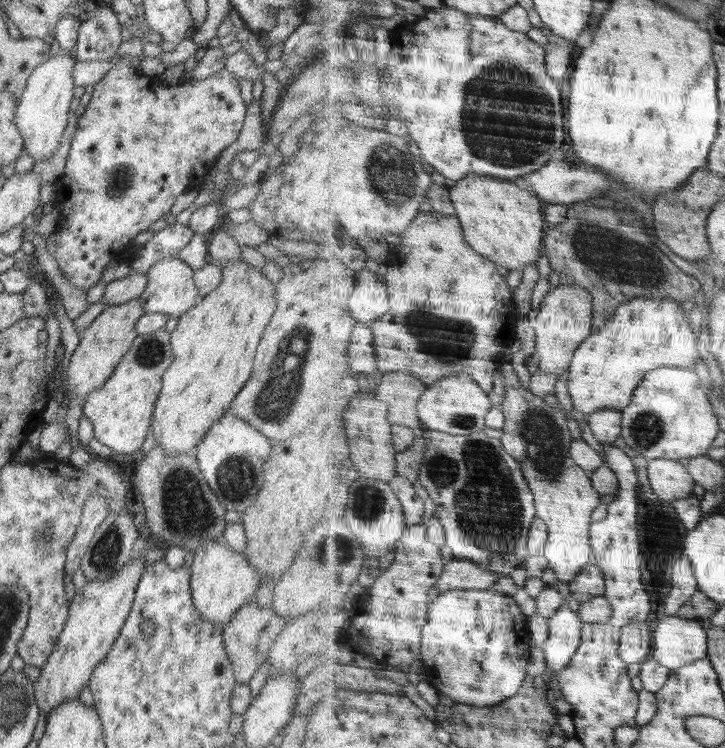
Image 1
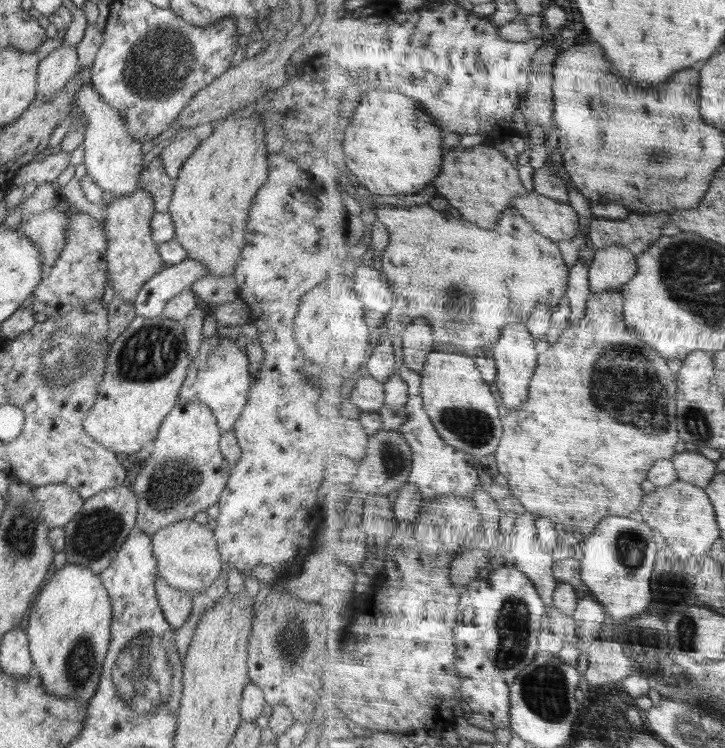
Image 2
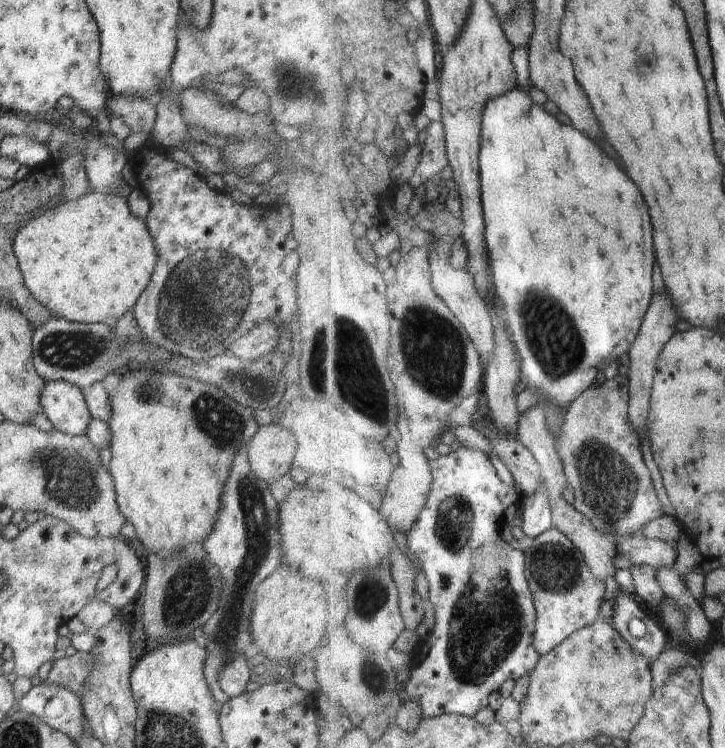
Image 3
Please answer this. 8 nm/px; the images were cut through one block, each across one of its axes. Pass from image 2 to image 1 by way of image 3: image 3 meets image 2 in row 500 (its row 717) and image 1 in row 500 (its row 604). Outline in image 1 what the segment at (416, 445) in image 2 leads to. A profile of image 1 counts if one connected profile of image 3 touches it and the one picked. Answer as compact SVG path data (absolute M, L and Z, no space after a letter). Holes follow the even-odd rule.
M425 428L424 431L430 446L421 466L420 480L436 504L434 515L445 526L449 555L453 559L473 559L476 564L500 574L516 572L530 556L529 537L538 517L535 494L523 466L507 451L502 438L488 436L484 431L470 436Z

